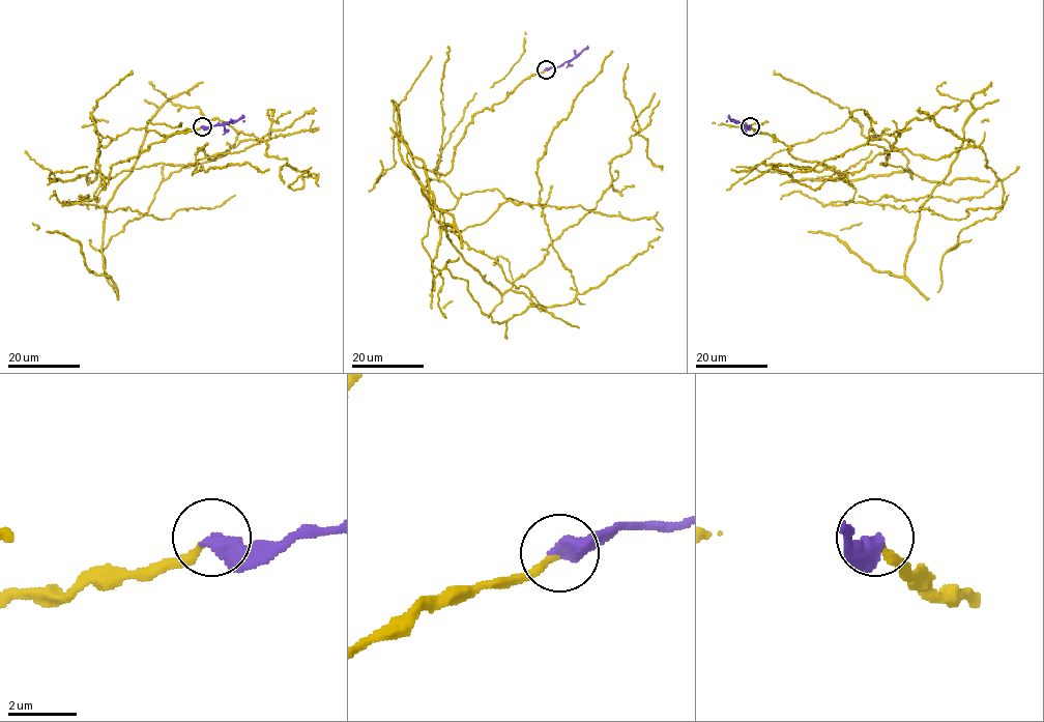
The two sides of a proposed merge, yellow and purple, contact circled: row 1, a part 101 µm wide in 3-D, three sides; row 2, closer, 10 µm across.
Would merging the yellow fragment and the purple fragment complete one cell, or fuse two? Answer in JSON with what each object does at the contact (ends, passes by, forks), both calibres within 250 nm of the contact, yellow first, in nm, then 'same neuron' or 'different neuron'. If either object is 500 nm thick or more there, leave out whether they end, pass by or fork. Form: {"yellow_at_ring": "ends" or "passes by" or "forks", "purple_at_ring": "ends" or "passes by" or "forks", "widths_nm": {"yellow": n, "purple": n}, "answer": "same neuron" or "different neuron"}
{"widths_nm": {"yellow": 190, "purple": 500}, "answer": "same neuron"}

